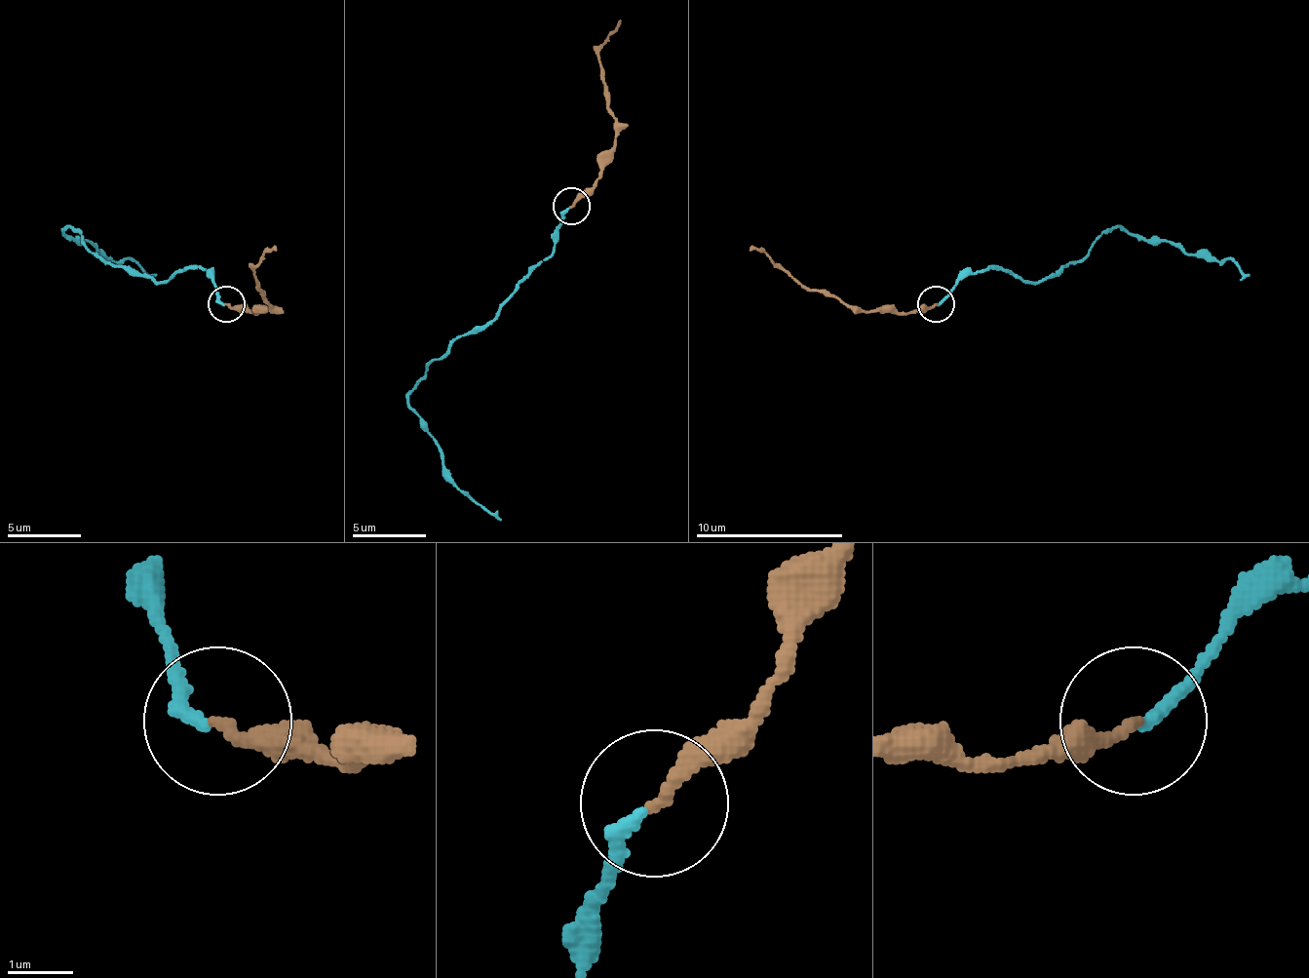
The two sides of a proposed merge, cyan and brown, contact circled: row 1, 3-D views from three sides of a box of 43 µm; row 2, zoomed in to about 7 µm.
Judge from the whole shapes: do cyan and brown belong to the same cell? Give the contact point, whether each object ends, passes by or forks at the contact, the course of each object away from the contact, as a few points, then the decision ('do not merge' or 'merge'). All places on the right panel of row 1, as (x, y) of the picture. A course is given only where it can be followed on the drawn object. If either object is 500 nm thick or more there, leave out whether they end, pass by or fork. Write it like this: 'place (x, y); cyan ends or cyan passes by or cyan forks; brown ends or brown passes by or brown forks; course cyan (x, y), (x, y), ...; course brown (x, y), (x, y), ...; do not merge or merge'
place (936, 303); cyan ends; brown ends; course cyan (937, 303), (977, 273), (1010, 270), (1024, 281), (1043, 281), (1121, 229), (1216, 262), (1227, 258), (1250, 277); course brown (937, 303), (910, 314), (852, 310), (833, 295), (800, 288), (778, 266), (749, 248); merge

